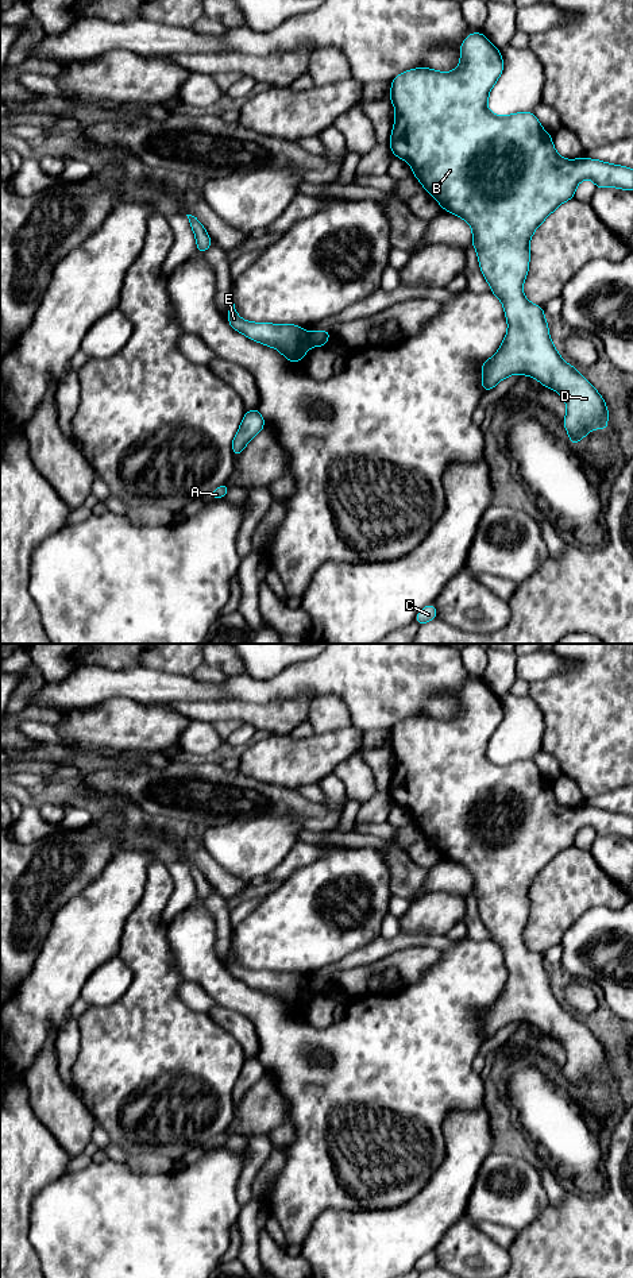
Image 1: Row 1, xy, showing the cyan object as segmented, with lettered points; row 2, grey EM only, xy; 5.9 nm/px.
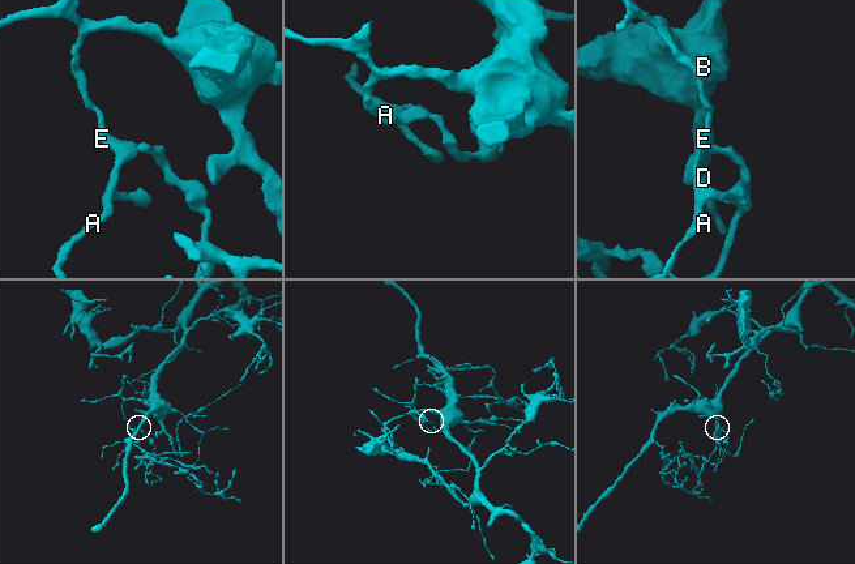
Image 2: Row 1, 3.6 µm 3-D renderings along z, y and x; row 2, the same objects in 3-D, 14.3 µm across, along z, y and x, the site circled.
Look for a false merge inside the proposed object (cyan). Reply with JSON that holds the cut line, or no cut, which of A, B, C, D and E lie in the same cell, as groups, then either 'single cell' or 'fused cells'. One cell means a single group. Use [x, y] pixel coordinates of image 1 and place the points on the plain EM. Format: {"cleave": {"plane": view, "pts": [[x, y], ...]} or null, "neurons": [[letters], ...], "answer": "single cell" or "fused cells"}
{"cleave": {"plane": "xy", "pts": [[307, 984], [311, 992]]}, "neurons": [["A", "B", "D", "E"], ["C"]], "answer": "fused cells"}

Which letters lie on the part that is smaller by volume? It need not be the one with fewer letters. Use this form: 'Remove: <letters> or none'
Remove: C

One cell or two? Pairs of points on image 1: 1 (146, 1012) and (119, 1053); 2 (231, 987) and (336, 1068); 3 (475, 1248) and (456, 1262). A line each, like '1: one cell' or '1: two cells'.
1: one cell
2: one cell
3: one cell

